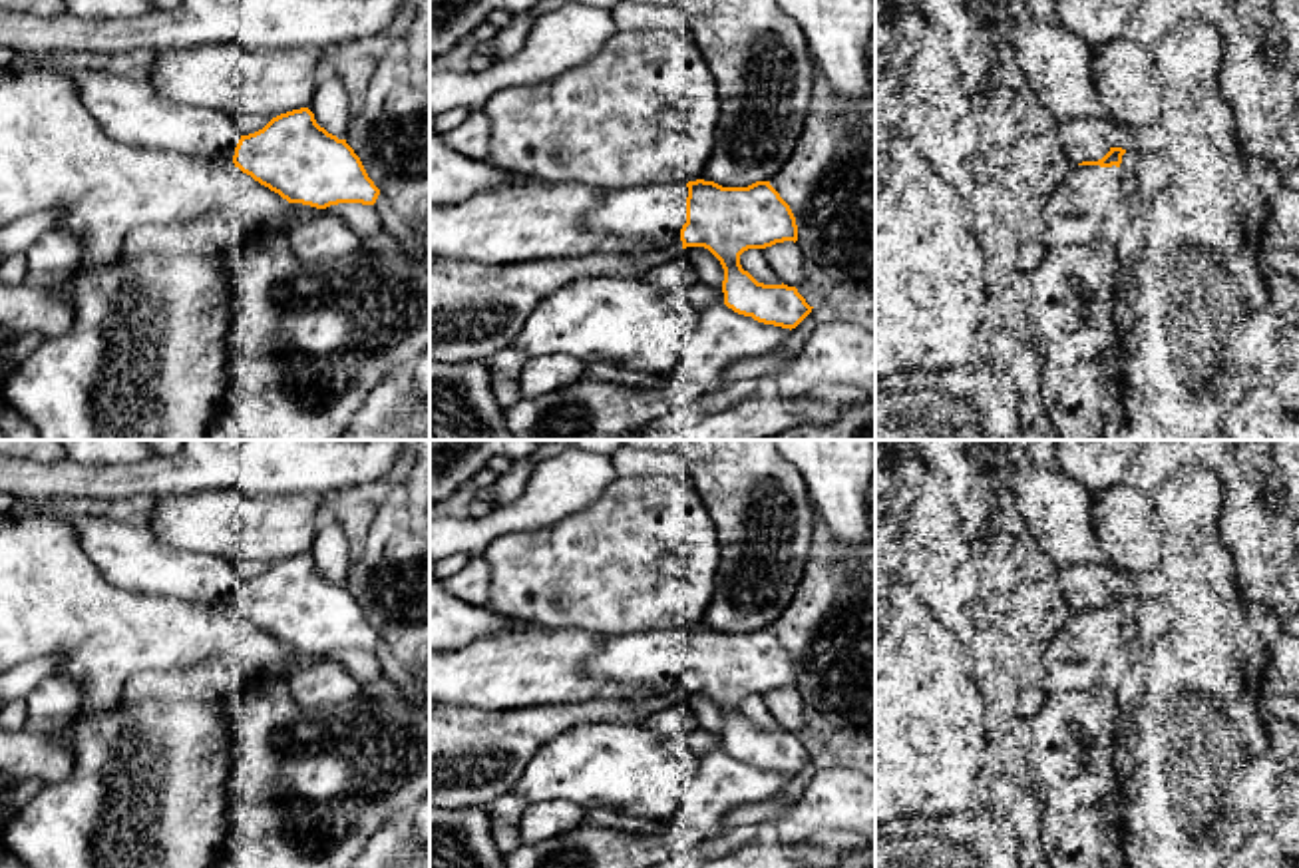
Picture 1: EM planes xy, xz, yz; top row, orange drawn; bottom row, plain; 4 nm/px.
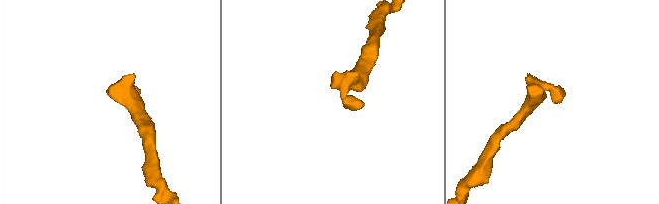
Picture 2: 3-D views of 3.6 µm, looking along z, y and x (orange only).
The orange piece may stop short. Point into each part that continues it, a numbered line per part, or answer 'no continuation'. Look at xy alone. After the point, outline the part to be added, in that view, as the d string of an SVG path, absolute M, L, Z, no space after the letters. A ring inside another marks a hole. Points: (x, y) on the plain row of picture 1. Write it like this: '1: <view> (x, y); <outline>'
1: xy (128, 554); M50 502L24 508L36 516L66 522L103 575L123 589L207 605L233 605L243 581L229 559L161 543L143 522L62 516L52 510Z

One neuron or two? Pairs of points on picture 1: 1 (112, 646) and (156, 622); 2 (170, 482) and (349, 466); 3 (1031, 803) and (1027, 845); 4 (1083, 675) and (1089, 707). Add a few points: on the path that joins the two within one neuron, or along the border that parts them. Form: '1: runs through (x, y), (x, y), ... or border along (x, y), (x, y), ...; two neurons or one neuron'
1: runs through (122, 636), (126, 632), (146, 632); one neuron
2: runs through (213, 466), (305, 466); one neuron
3: runs through (1027, 813), (1027, 835); one neuron
4: border along (1101, 687), (1063, 693), (1047, 701); two neurons

